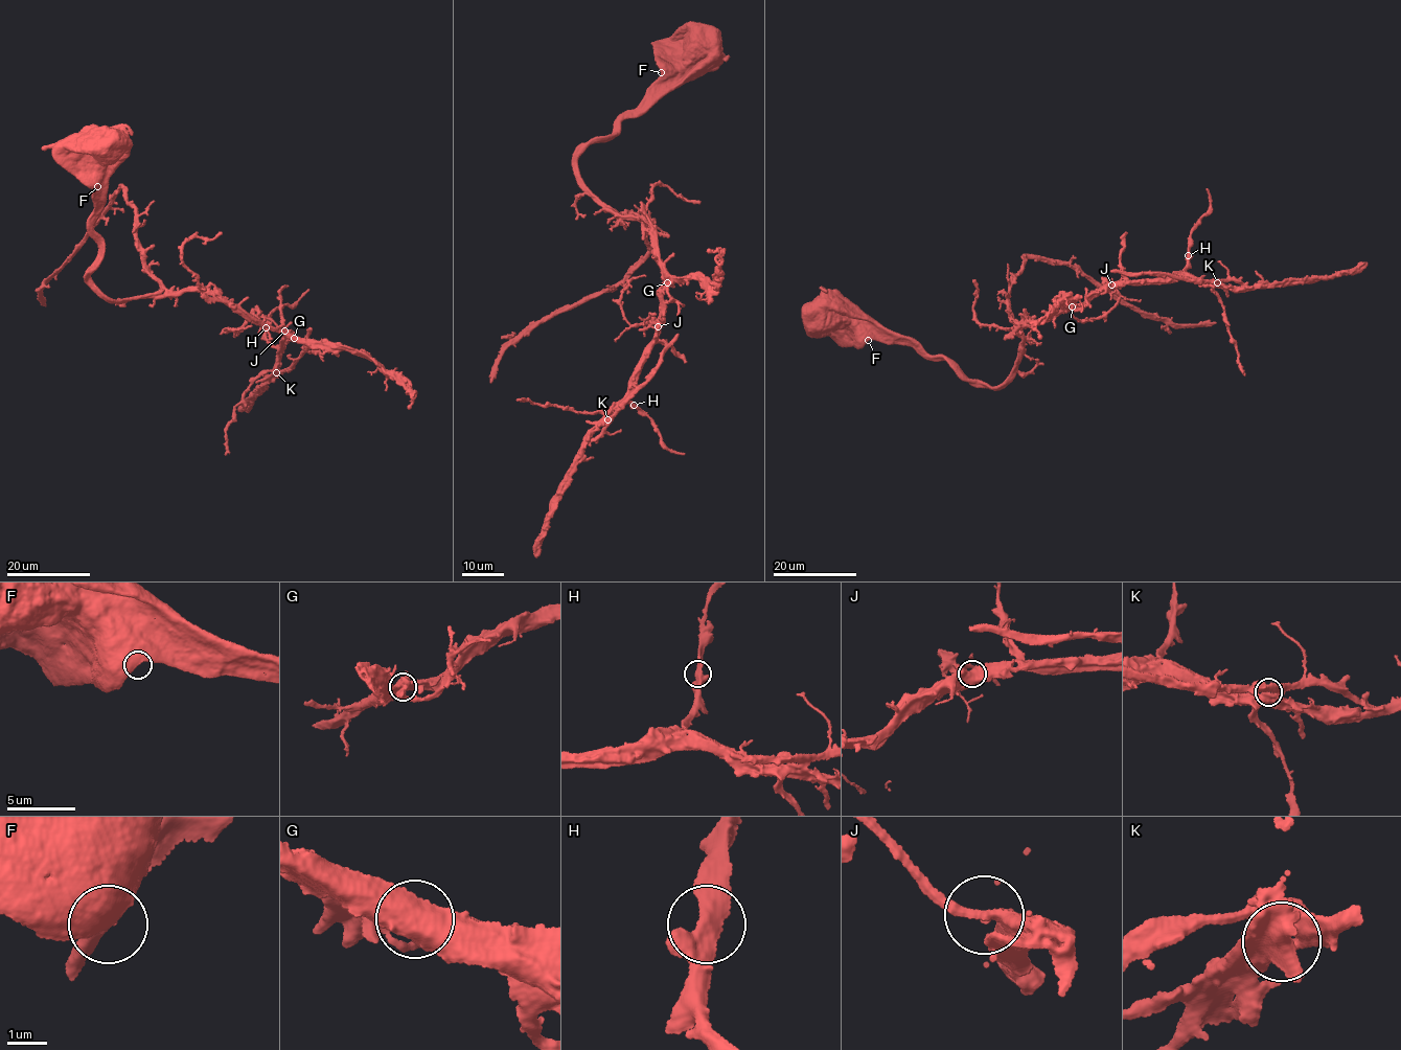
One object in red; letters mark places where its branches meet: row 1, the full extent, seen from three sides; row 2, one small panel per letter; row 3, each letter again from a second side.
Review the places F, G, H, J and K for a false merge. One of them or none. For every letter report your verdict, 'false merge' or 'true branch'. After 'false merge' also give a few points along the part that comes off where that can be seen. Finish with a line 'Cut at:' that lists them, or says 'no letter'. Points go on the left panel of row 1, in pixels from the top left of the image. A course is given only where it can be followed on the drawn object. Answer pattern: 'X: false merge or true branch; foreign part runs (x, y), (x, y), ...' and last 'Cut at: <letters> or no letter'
F: true branch
G: true branch
H: true branch
J: true branch
K: false merge; foreign part runs (277, 372), (266, 380), (259, 393), (251, 400), (250, 407)
Cut at: K

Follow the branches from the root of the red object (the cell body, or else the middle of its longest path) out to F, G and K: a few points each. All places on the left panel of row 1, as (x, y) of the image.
F: (105, 151), (97, 186)
G: (105, 151), (92, 229), (100, 237), (90, 277), (97, 290), (116, 302), (202, 291), (294, 338)
K: (105, 151), (95, 287), (116, 302), (214, 296), (292, 338), (277, 372)

